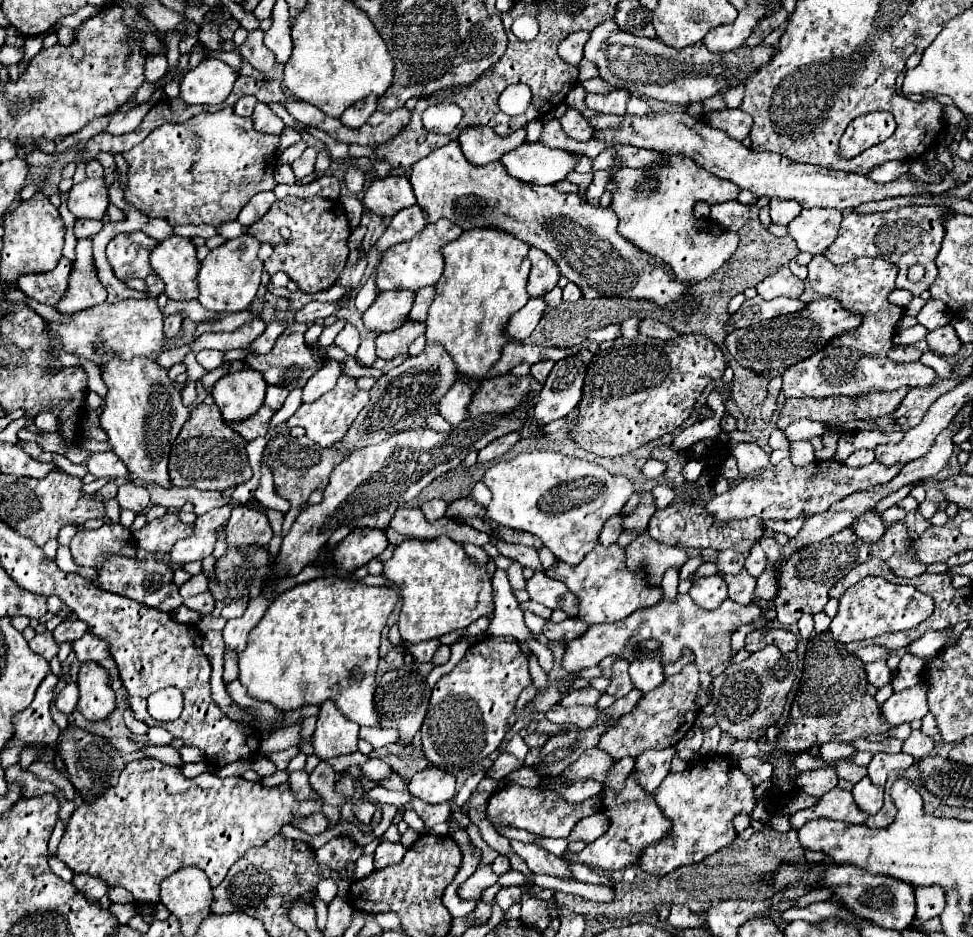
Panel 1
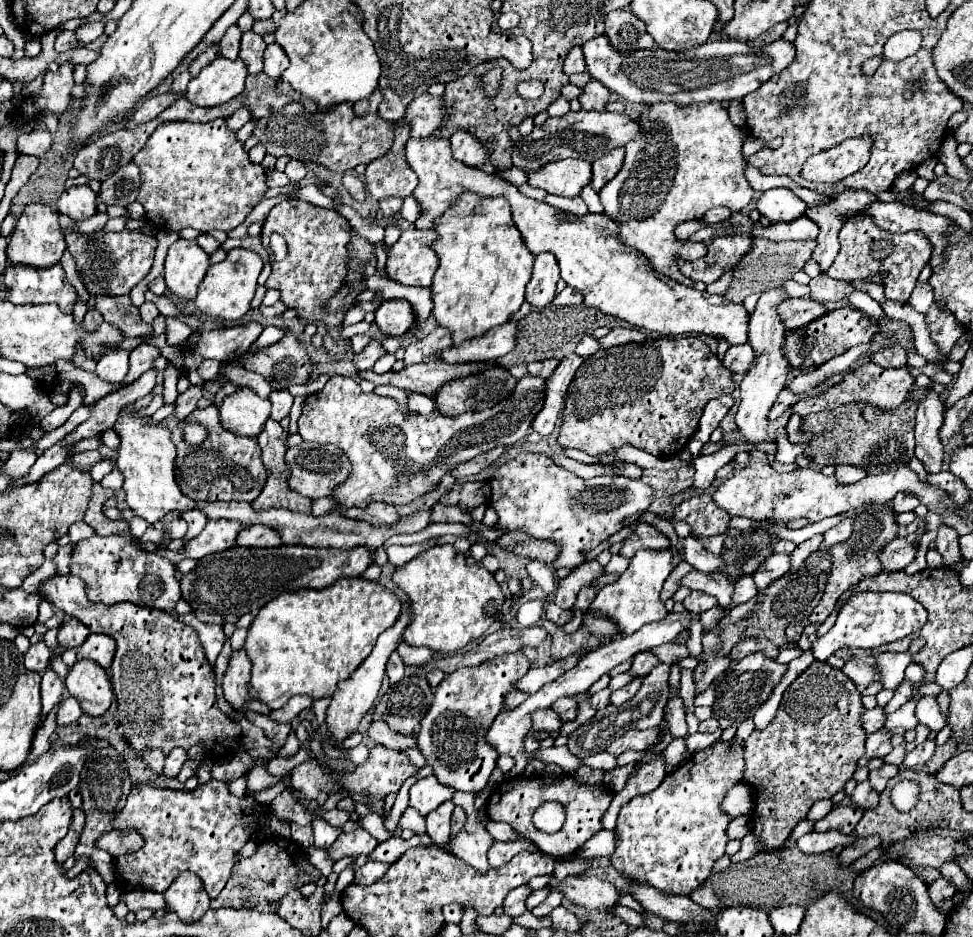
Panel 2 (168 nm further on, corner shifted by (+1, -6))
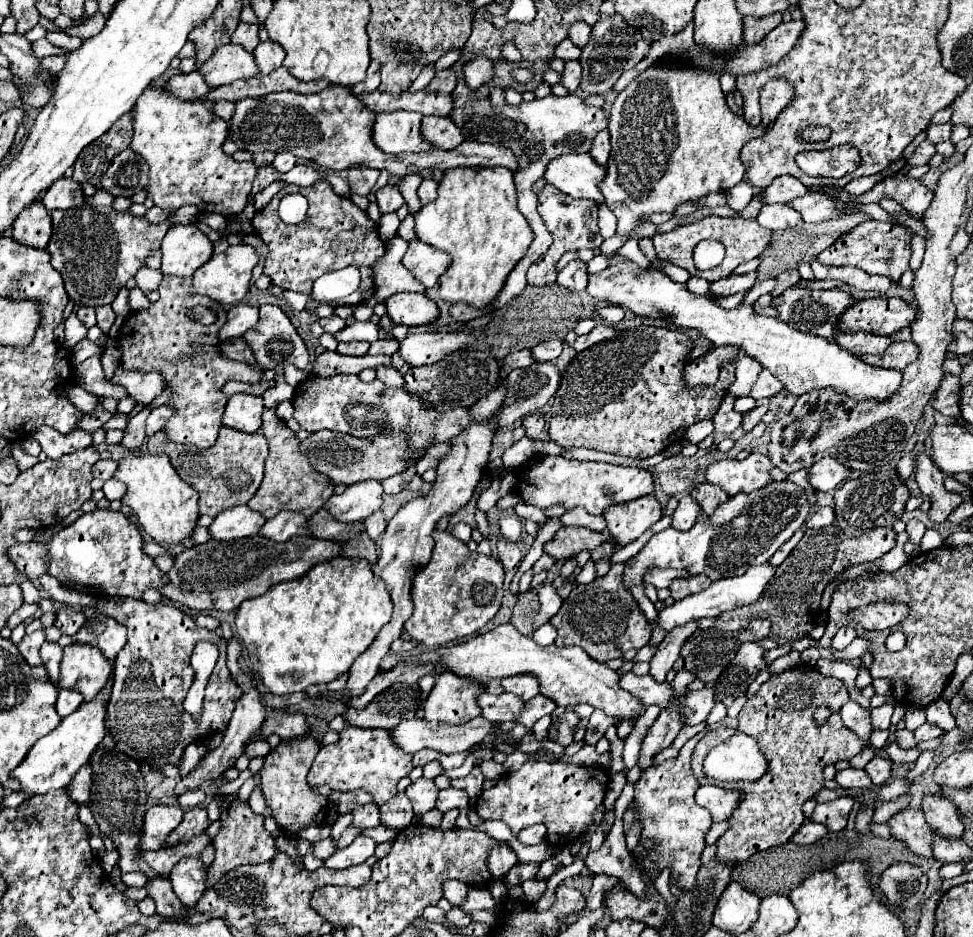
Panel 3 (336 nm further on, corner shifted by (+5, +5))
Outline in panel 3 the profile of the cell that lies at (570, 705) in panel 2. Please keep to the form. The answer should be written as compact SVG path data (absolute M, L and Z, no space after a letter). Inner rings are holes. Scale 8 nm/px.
M538 695L538 697L534 697L534 699L530 699L526 703L526 709L522 709L522 713L516 717L516 723L522 723L522 725L526 725L530 729L540 717L554 713L554 709L556 709L554 701L550 701L544 695Z

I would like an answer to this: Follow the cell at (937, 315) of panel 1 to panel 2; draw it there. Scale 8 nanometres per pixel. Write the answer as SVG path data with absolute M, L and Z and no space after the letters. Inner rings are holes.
M918 284L908 300L908 304L920 312L920 314L926 314L930 310L930 306L934 304L934 294L932 294L932 288L930 284Z

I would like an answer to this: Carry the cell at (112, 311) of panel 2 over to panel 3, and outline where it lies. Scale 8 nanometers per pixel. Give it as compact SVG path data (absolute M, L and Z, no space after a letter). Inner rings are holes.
M104 305L104 307L96 307L96 319L98 319L96 325L98 325L104 333L108 333L110 327L112 327L112 323L114 323L114 319L116 319L116 315L114 315L114 311L112 311L110 305Z

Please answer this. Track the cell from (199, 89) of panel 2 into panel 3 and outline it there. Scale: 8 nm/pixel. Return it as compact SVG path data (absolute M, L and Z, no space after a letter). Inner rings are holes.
M228 43L216 49L216 53L202 65L200 73L206 77L208 85L220 87L236 79L250 79L260 71L252 53L234 43Z

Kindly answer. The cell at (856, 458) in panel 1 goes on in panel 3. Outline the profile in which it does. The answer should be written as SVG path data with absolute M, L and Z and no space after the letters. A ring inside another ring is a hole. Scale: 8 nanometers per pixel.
M824 457L816 461L808 471L808 481L814 491L832 491L836 489L852 471L834 461L832 457Z

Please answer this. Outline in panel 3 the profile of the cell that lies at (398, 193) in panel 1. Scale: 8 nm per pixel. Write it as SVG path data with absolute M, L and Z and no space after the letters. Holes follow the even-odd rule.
M386 185L386 187L378 189L378 191L376 191L376 201L378 201L382 213L398 211L398 209L404 205L402 193L400 193L396 187L392 187L392 185Z

